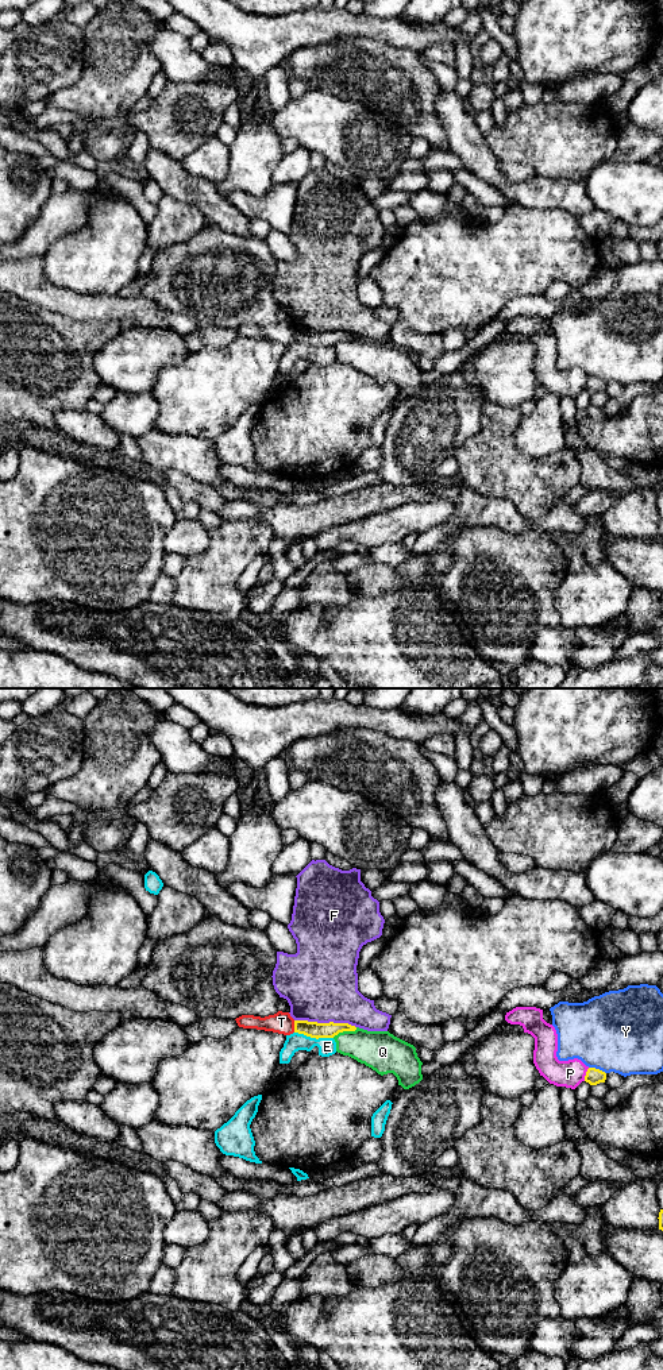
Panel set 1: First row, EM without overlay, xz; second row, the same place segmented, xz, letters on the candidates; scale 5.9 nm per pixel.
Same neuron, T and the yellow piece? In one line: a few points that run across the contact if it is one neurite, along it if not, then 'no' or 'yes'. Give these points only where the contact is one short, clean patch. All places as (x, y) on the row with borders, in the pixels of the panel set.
line xz (293, 1021), (295, 1031); no

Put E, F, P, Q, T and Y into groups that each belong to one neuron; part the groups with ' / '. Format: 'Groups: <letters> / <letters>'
Groups: E / F / P / Q / T / Y

